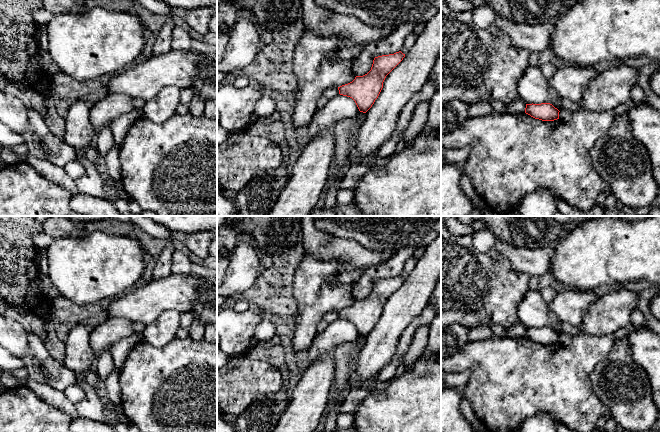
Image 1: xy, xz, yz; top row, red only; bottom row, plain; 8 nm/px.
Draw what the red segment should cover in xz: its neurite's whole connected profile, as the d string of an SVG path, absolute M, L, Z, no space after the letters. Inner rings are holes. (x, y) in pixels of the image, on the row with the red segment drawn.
M401 51L375 57L371 70L345 85L338 87L339 94L352 98L359 111L366 113L378 98L386 76L403 60Z

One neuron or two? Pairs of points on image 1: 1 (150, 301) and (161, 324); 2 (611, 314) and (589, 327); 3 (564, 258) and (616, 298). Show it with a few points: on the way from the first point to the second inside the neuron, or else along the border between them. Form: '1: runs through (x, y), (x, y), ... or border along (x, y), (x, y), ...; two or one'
1: border along (179, 312), (165, 310), (146, 325); two
2: runs through (606, 315), (594, 323); one
3: border along (622, 285), (617, 287); two

